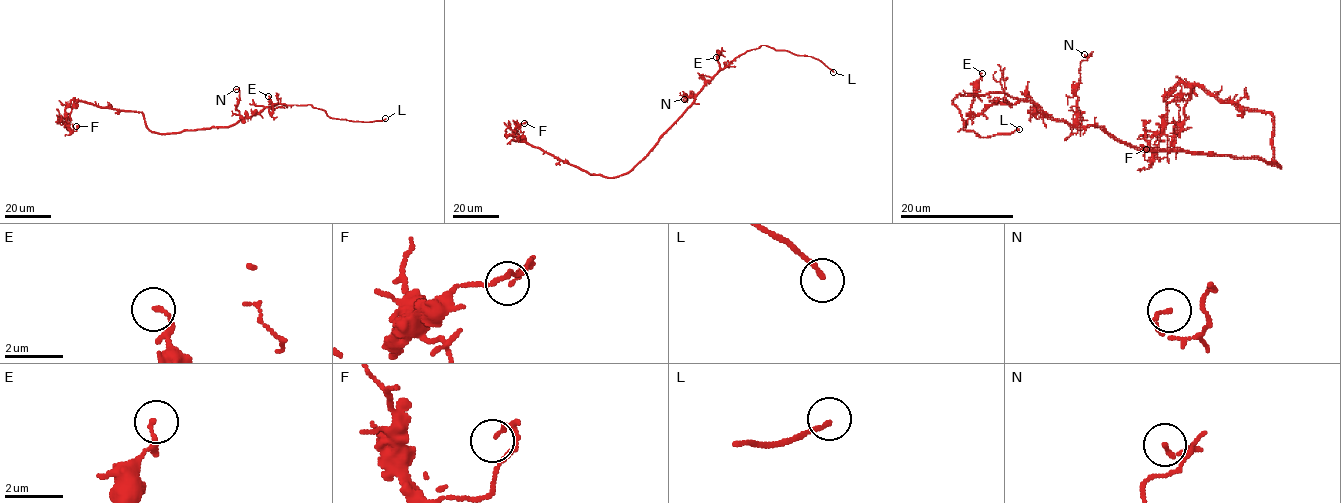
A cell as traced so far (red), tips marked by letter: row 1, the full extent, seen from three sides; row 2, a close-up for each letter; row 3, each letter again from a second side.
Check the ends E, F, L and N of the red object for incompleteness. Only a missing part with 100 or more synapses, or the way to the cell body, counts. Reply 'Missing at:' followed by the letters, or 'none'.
Missing at: L

